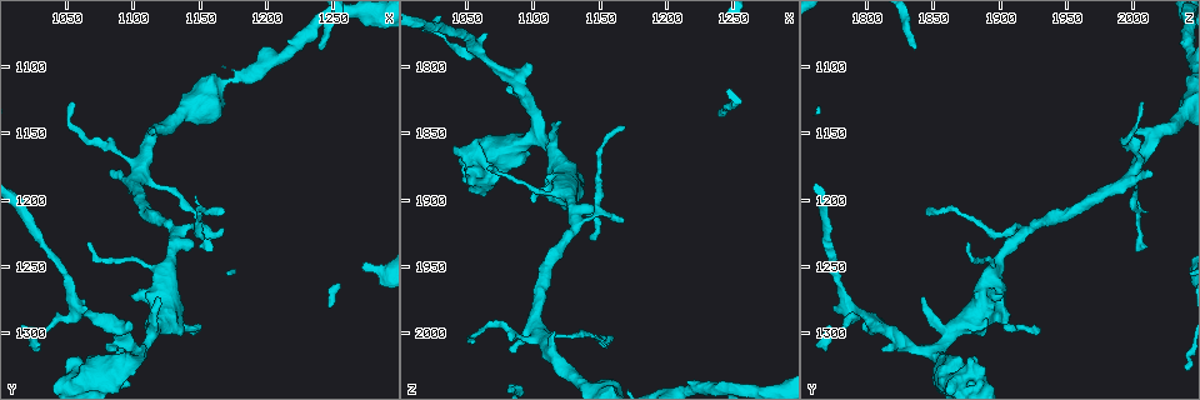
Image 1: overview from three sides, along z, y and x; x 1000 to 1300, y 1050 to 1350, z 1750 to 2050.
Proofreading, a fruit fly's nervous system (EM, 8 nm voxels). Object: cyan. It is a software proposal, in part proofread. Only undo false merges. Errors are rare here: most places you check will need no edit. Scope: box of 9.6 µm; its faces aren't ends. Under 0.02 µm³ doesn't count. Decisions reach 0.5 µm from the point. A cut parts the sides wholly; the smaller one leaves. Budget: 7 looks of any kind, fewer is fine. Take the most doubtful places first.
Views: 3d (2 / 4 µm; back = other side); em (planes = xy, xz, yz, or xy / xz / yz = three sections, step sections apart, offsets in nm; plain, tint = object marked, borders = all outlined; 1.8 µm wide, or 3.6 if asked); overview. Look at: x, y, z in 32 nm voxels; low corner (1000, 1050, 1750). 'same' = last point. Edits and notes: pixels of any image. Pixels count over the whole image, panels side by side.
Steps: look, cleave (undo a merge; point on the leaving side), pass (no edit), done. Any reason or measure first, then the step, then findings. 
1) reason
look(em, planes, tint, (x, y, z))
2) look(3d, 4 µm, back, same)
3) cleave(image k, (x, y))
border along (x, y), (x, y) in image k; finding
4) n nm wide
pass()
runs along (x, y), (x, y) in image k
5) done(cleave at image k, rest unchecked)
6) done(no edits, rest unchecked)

narrows sharply
look(em, planes, plain, (1032, 1298, 1778))

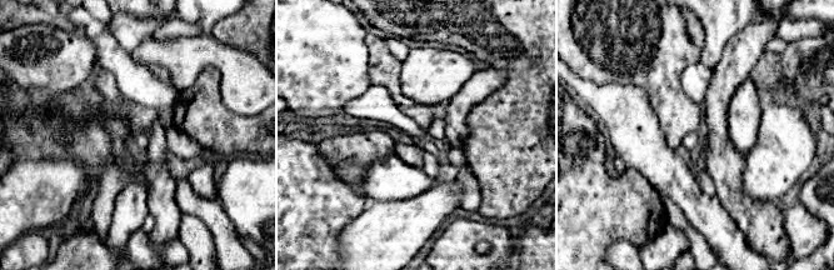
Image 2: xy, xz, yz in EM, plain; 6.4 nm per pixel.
look(em, planes, tint, same)

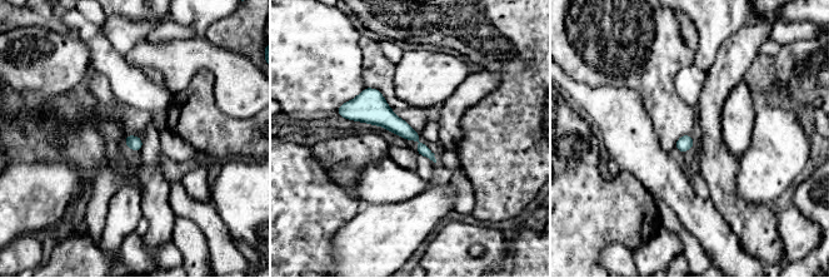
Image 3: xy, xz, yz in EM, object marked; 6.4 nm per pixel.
pass()
runs along (340, 112), (376, 112), (429, 154) in image 3; continuous, no second neuron

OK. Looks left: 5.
thick turns thin
look(em, planes, tint, (1110, 1170, 2006))

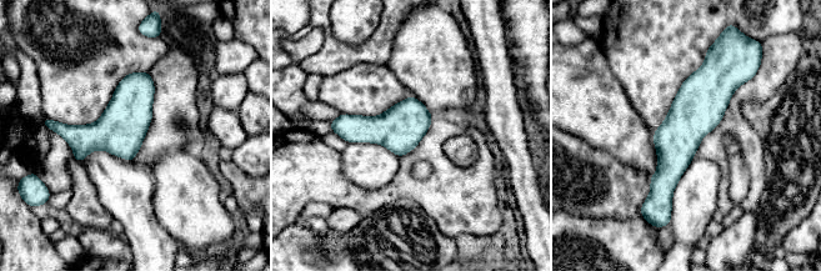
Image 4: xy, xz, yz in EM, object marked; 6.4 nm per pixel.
300 nm wide
pass()
runs along (710, 60), (669, 204) in image 4; one neuron here

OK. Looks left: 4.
look(em, 3.6 µm, planes, borders, (1058, 1328, 1878))

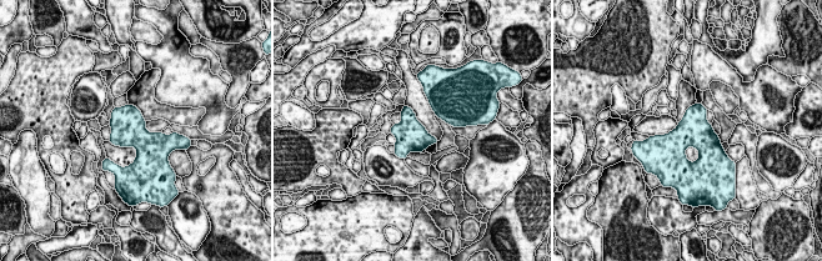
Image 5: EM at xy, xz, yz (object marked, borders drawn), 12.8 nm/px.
400 nm wide
pass()
all the same neuron

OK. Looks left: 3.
done(no edits, rest unchecked)

